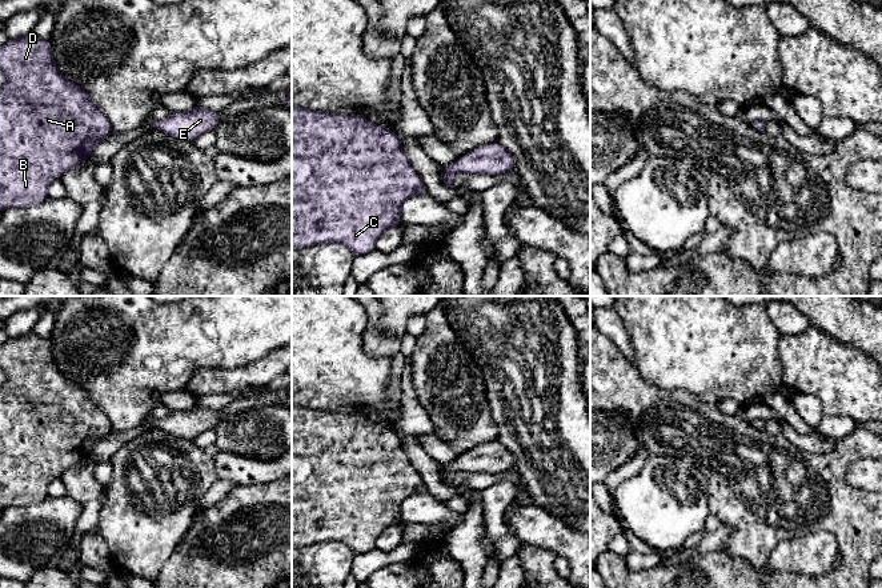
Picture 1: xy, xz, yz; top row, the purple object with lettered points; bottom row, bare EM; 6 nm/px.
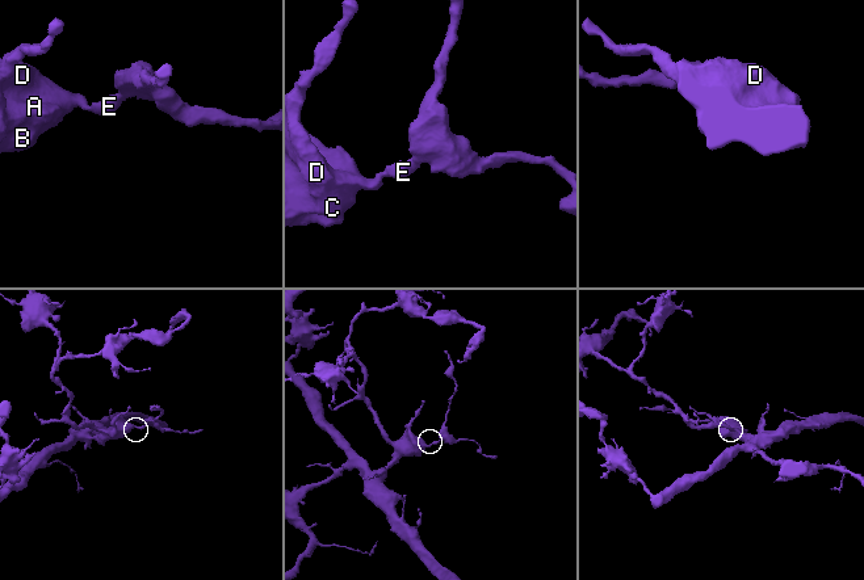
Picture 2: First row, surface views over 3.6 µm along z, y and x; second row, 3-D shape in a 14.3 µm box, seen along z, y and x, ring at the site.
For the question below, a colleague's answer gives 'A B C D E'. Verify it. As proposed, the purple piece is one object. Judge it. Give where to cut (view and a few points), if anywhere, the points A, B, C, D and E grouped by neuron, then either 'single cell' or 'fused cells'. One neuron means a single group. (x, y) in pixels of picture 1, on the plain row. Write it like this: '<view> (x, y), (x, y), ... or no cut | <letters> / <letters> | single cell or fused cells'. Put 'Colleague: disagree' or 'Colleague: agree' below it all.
no cut | A B C D E | single cell
Colleague: agree

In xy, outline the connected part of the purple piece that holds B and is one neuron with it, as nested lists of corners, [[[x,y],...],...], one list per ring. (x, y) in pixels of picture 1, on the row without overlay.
[[[33,332],[21,337],[8,337],[0,345],[0,368],[5,373],[5,383],[0,388],[0,509],[5,509],[43,501],[48,496],[49,483],[71,465],[89,457],[95,444],[113,428],[92,396],[60,372],[49,339]]]

